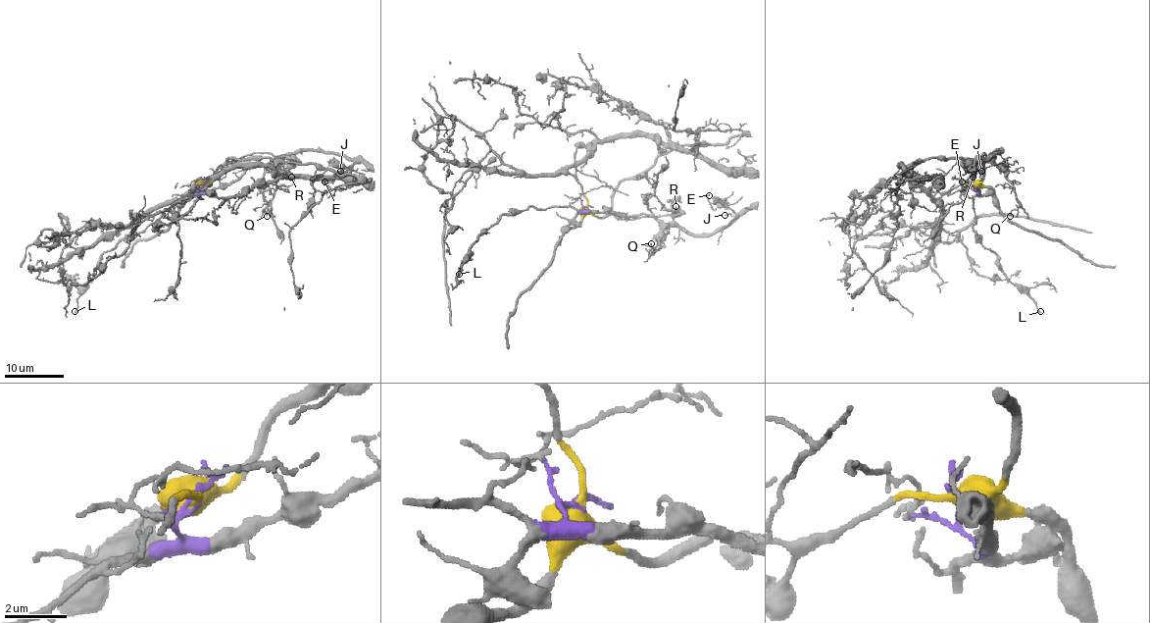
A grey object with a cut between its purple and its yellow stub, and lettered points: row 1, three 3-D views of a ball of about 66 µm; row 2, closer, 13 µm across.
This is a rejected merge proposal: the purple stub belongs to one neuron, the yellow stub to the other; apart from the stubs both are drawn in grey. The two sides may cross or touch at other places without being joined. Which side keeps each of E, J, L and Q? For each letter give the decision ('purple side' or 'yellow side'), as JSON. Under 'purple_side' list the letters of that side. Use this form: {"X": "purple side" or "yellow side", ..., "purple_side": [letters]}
{"E": "purple side", "J": "purple side", "L": "purple side", "Q": "purple side", "purple_side": ["E", "J", "L", "Q"]}

